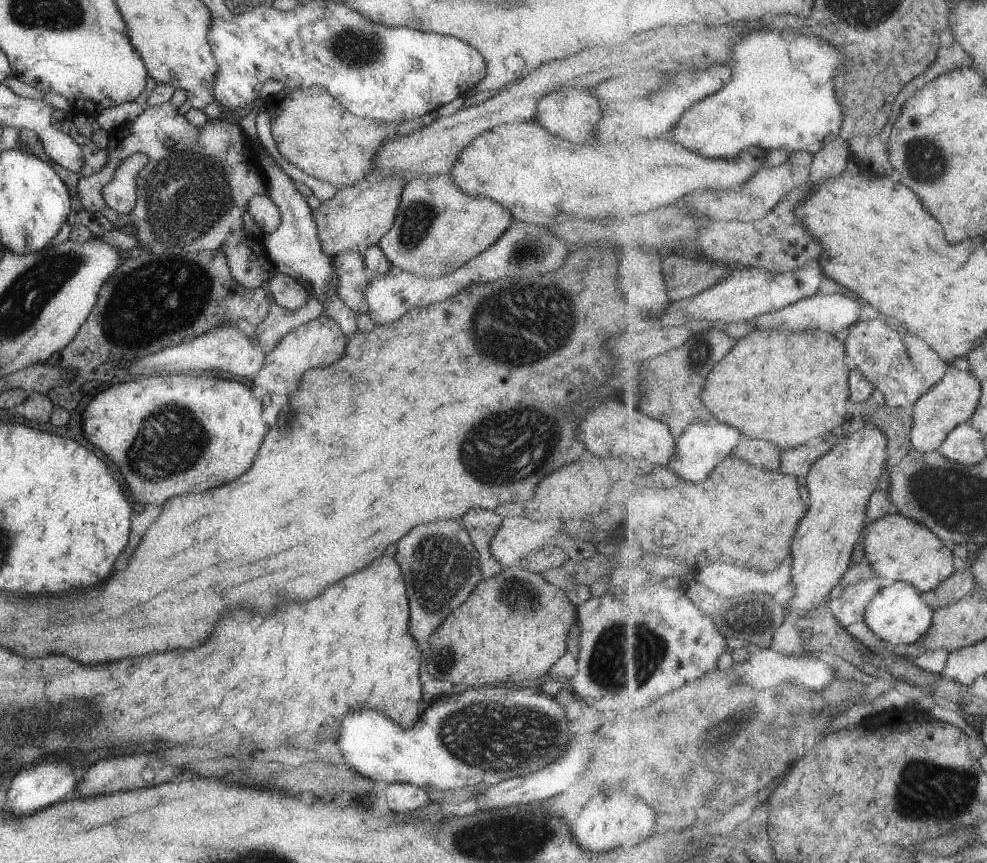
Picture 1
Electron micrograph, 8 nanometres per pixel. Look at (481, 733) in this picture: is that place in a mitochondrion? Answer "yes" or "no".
yes

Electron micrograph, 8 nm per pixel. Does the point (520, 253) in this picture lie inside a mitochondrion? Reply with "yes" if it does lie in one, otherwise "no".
yes

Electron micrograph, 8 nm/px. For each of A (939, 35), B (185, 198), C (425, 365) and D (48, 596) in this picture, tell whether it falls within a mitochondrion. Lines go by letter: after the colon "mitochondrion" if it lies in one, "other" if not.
A: other
B: mitochondrion
C: other
D: other

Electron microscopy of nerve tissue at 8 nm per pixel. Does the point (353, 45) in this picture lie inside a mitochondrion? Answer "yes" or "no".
yes

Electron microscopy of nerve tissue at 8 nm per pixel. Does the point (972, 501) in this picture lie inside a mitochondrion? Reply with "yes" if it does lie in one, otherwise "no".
yes

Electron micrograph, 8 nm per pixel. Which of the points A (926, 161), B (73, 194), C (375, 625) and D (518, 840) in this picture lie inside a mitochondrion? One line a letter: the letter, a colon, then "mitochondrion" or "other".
A: mitochondrion
B: other
C: other
D: mitochondrion

